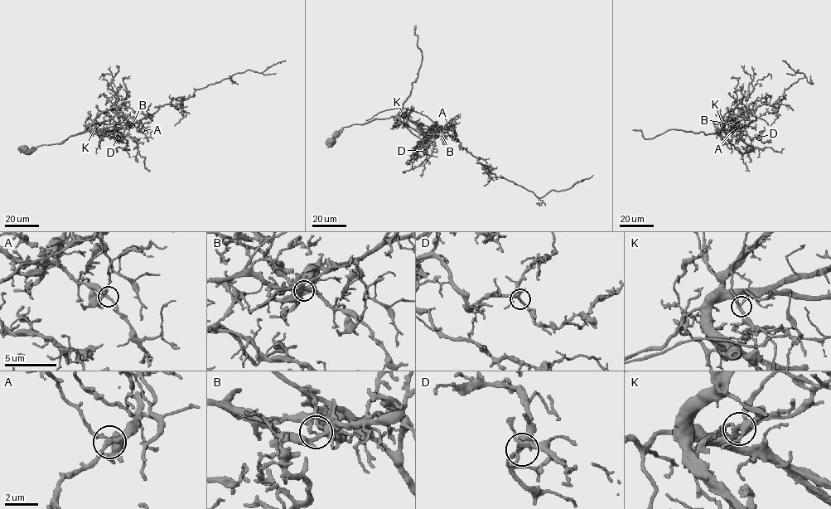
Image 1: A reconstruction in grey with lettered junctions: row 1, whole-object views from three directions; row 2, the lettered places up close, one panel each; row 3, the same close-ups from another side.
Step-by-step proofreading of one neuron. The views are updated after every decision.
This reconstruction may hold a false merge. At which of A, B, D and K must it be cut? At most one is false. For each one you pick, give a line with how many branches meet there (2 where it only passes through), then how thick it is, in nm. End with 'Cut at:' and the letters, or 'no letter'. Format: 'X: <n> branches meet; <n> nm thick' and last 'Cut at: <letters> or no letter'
B: 5 branches meet; 240 nm thick
Cut at: B

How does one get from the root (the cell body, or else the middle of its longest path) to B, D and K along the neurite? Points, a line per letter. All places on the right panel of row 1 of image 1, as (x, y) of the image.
B: (749, 148), (742, 153), (726, 138), (723, 124), (734, 123), (736, 125)
D: (749, 148), (744, 153), (736, 148), (726, 138), (722, 126), (732, 135), (745, 131), (750, 139), (759, 138)
K: (749, 148), (744, 153), (736, 148), (726, 138), (722, 125)

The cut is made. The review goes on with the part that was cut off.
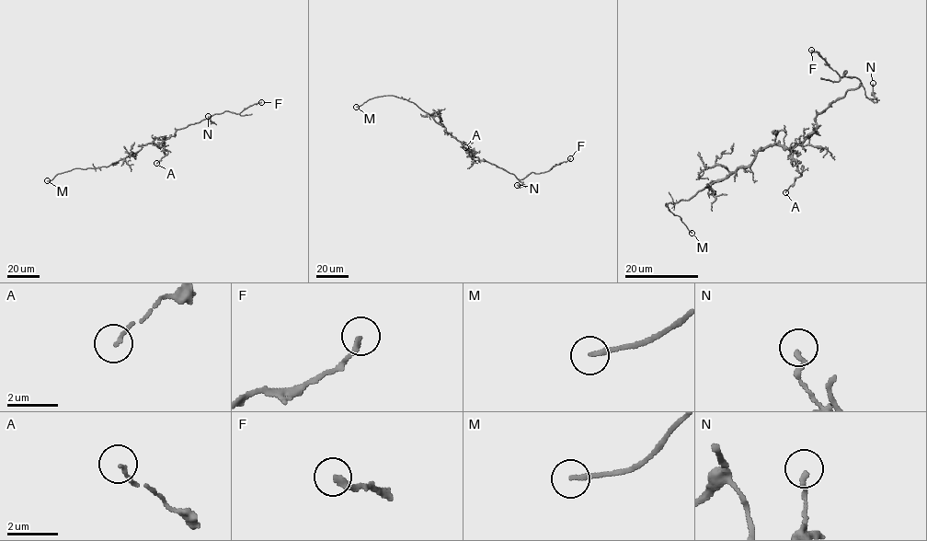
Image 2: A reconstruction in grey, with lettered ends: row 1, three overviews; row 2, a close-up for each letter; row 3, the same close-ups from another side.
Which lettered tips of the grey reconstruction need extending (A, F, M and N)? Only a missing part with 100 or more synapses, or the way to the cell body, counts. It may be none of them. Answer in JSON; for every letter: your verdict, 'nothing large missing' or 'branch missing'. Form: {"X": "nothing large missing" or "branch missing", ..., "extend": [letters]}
{"A": "nothing large missing", "F": "nothing large missing", "M": "branch missing", "N": "nothing large missing", "extend": ["M"]}

